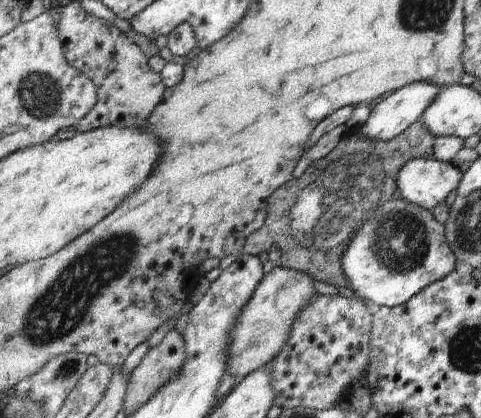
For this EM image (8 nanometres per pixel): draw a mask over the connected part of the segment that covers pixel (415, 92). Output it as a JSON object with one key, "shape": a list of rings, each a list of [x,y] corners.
{"shape":[[[413,82],[392,92],[388,98],[372,108],[366,122],[360,126],[361,134],[374,141],[390,141],[402,134],[411,124],[420,121],[422,113],[442,87],[427,82]]]}

